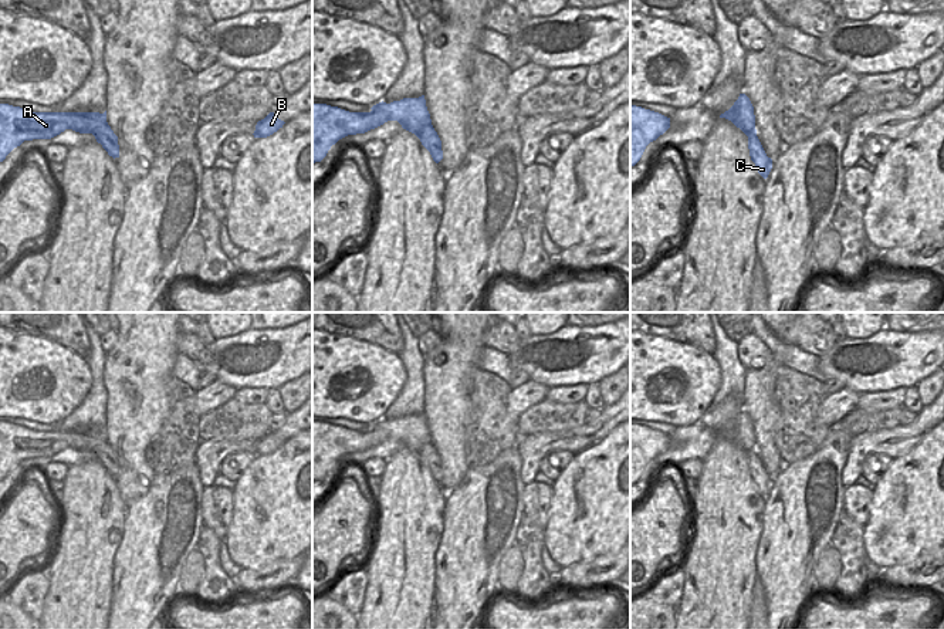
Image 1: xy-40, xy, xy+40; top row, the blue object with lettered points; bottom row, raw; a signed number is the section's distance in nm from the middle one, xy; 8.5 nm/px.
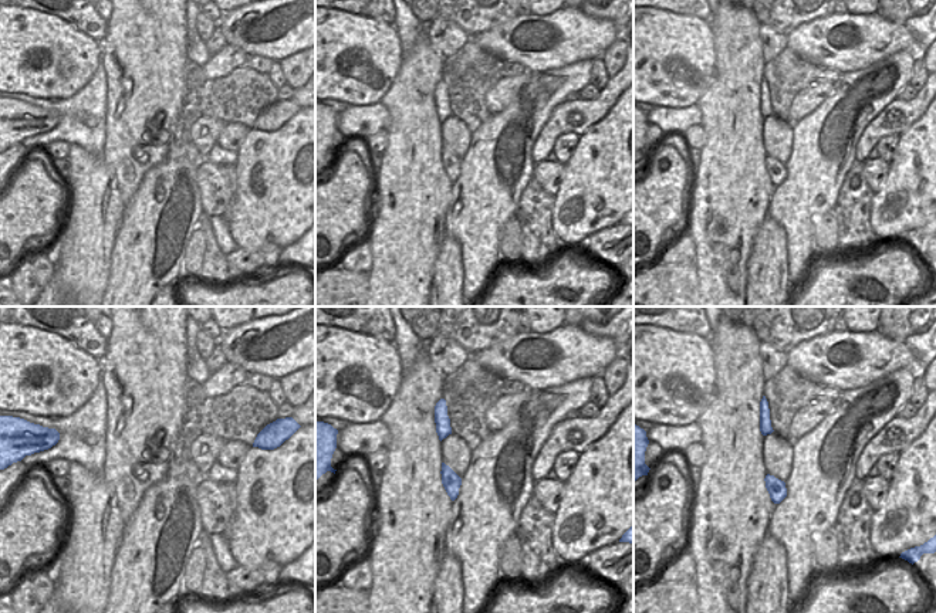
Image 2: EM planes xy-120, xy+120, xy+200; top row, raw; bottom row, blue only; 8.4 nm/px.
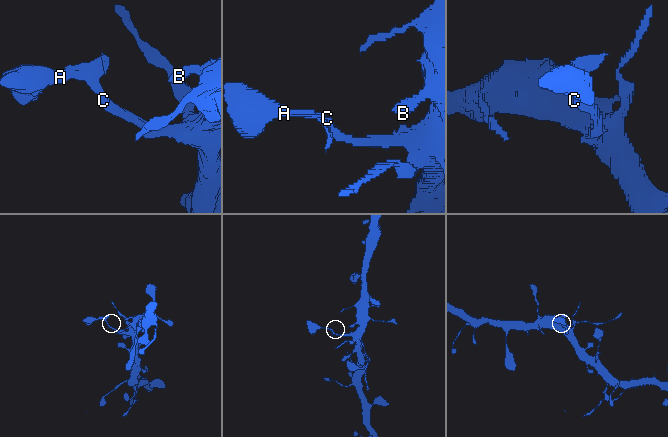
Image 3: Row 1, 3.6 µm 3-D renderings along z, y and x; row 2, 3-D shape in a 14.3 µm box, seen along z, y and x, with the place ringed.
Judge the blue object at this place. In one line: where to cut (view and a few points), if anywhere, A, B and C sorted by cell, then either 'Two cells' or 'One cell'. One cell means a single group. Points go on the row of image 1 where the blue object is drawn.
No split. Groups: A B C. One cell

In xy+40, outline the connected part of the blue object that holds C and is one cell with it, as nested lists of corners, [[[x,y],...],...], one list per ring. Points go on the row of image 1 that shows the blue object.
[[[740,94],[734,105],[720,115],[731,121],[748,136],[748,149],[751,160],[755,163],[758,173],[767,179],[772,169],[772,159],[767,156],[755,129],[754,106],[745,94]]]

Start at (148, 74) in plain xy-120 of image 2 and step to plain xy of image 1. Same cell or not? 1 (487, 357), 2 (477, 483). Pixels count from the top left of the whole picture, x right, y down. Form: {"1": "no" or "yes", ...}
{"1": "no", "2": "no"}

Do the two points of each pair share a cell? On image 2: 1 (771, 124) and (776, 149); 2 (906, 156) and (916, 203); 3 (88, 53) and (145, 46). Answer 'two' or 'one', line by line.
1: one
2: one
3: two

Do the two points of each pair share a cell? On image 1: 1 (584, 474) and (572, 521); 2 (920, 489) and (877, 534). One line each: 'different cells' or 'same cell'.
1: same cell
2: same cell

